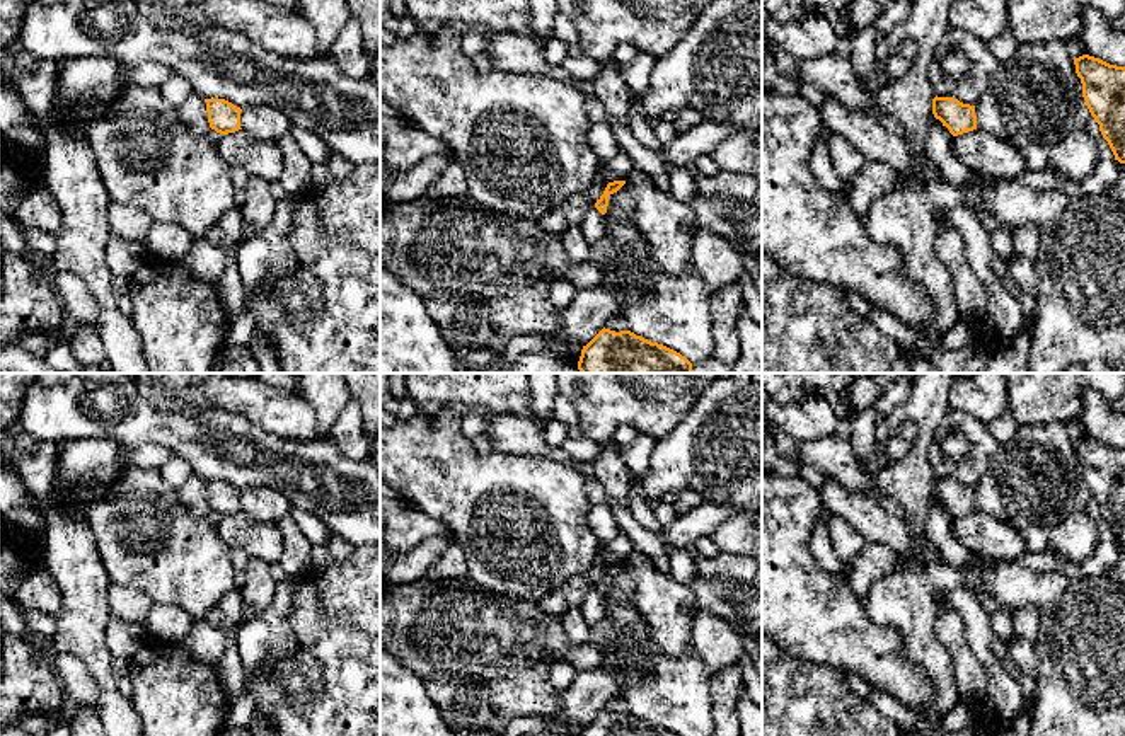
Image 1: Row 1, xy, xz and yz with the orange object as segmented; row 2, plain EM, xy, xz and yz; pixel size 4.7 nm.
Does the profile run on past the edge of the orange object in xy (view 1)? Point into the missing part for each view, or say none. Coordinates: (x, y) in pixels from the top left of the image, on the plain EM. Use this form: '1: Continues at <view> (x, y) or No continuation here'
1: No continuation here

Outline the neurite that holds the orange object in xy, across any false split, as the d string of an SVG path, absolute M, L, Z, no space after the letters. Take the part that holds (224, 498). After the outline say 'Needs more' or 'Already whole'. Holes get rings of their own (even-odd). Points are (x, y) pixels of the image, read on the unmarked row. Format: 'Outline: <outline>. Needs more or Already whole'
Outline: M205 480L210 509L220 516L235 515L240 509L242 491L225 480Z. Already whole

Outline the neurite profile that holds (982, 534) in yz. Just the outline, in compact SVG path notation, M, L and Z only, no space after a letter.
M973 511L953 518L951 526L956 540L977 555L1016 562L1028 552L1021 532L990 513Z

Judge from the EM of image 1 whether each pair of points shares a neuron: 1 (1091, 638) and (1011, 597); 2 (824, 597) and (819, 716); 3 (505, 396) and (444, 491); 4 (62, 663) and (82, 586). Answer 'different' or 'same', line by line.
1: same
2: different
3: different
4: different

